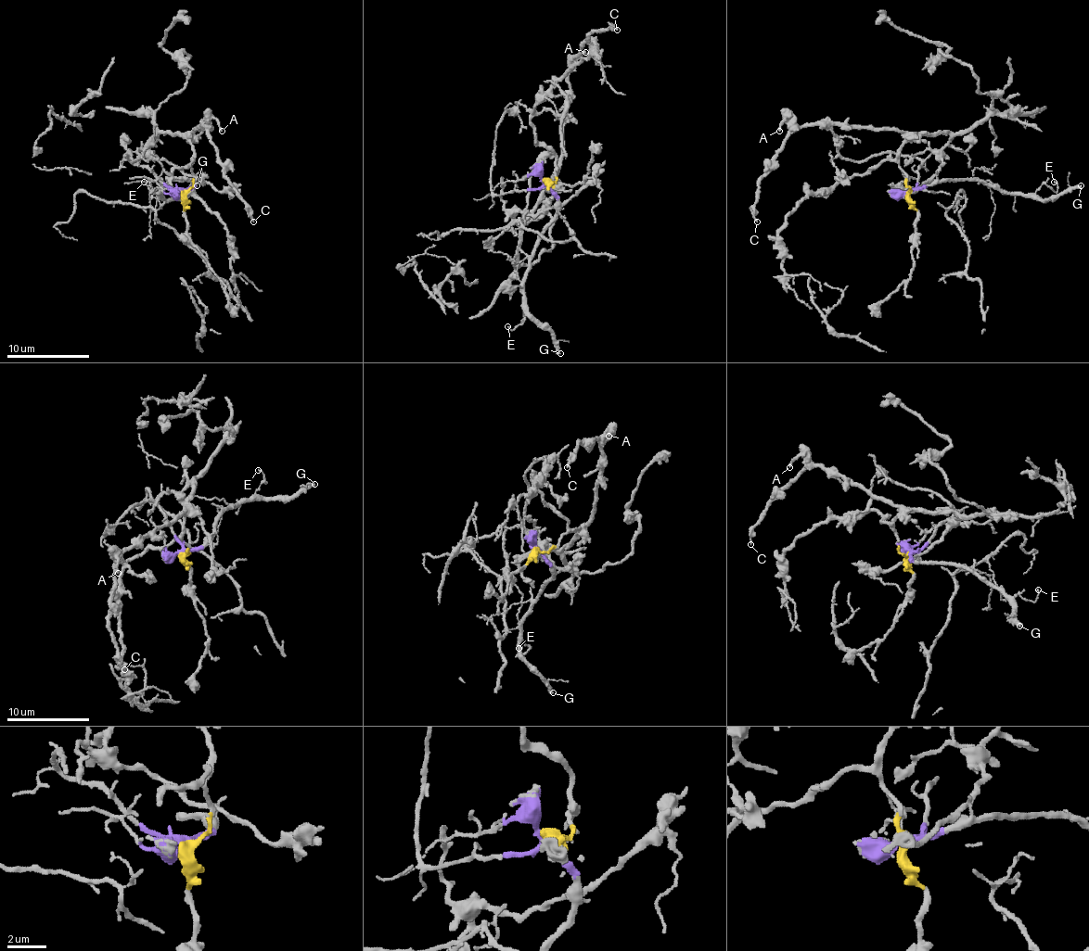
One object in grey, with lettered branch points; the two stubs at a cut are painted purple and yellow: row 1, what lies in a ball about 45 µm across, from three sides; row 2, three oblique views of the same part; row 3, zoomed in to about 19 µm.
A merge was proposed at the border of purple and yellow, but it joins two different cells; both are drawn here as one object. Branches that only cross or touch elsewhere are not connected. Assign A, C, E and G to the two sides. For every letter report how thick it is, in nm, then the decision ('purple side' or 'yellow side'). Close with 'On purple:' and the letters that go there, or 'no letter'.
A: 220 nm | yellow side
C: 150 nm | yellow side
E: 120 nm | purple side
G: 360 nm | purple side
On purple: E, G

